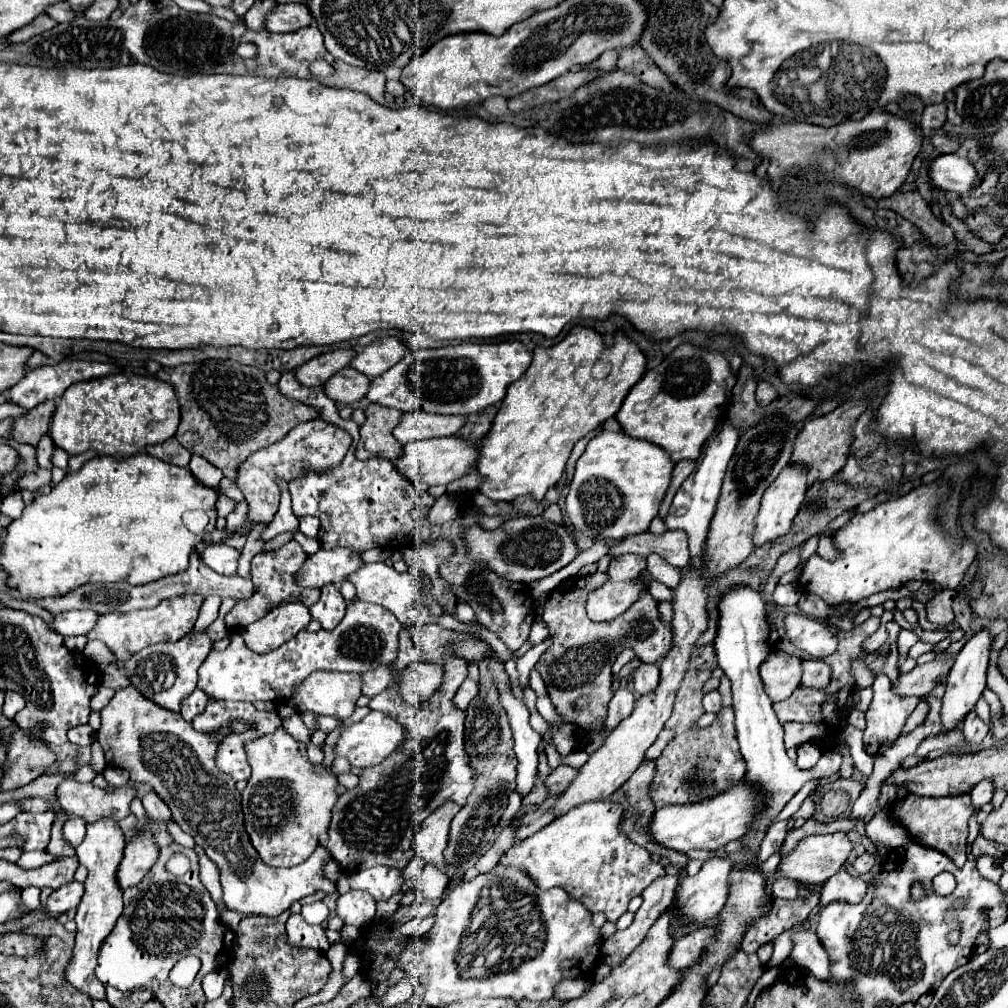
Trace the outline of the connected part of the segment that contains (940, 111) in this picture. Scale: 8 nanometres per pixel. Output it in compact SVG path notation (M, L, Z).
M939 103L939 105L929 105L925 107L923 115L921 115L921 129L923 133L931 133L931 129L939 129L943 123L945 123L945 103Z

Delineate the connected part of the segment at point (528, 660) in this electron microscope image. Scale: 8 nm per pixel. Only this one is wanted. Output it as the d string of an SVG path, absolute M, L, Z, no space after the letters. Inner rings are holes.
M549 635L547 639L543 639L541 643L537 643L537 645L533 645L523 657L519 657L517 659L517 671L519 671L519 683L521 683L521 687L525 687L529 681L529 671L535 667L535 663L537 663L537 659L541 657L541 653L545 653L545 649L549 649L549 645L553 643L553 637Z

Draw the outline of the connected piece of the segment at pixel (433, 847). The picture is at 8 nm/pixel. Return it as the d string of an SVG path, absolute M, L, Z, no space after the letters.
M453 801L443 803L441 807L437 807L419 827L415 841L413 841L413 849L415 853L425 861L425 863L435 863L441 871L445 865L443 859L443 849L447 847L447 829L451 819L459 813L459 805Z

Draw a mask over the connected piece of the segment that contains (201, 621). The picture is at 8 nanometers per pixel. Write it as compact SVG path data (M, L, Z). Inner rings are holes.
M209 596L204 600L200 609L199 617L193 628L194 632L205 630L216 620L219 614L221 601L221 598L218 596Z

